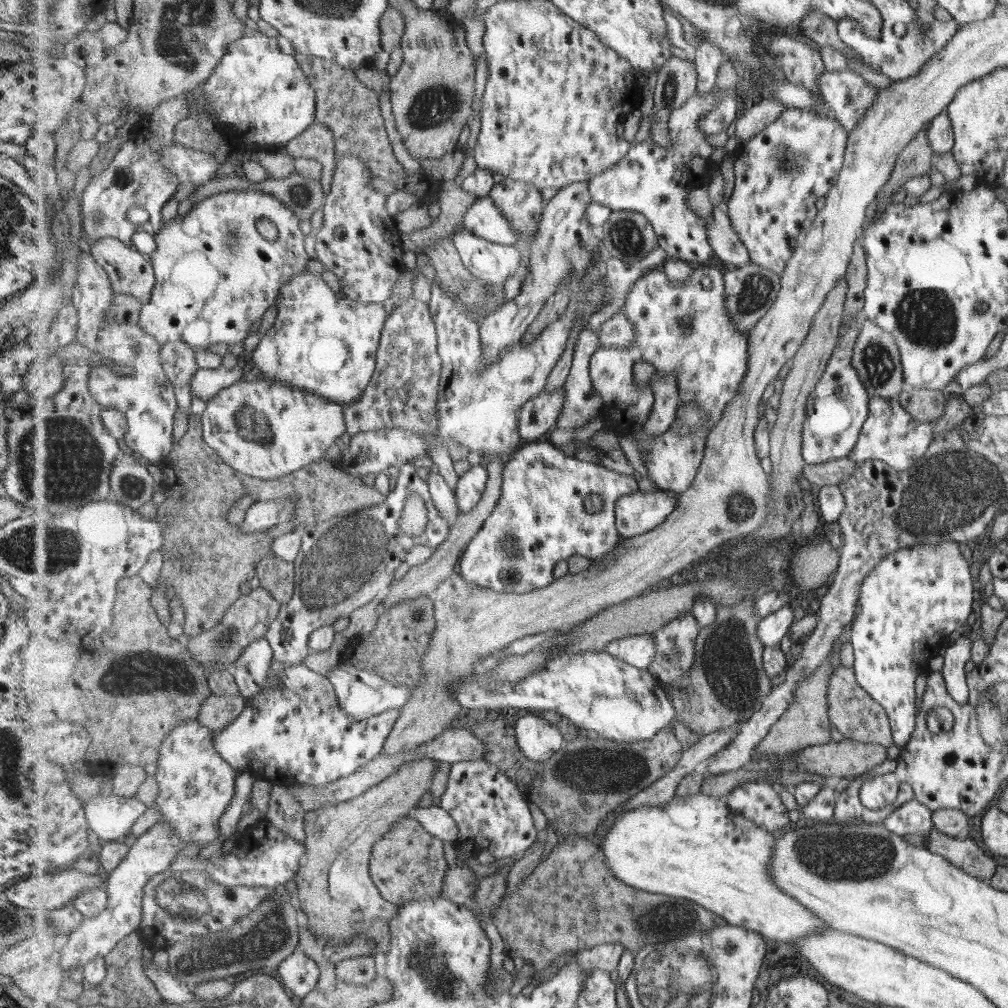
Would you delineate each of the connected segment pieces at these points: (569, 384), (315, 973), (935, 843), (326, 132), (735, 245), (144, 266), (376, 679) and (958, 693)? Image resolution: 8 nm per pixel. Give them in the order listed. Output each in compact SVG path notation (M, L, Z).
M583 327L579 333L579 339L575 341L575 353L573 353L573 364L566 380L564 388L566 389L565 405L563 405L563 413L557 419L556 428L583 428L587 426L593 418L601 416L603 409L603 399L598 395L598 391L594 386L594 379L590 375L590 362L594 354L598 352L602 346L601 337L599 337L599 330L591 329L591 327Z
M303 950L287 957L274 974L293 994L303 998L317 986L321 976L321 967L311 955Z
M933 828L925 834L925 848L941 855L948 863L965 871L967 875L987 880L995 871L995 862L987 858L977 844L971 840L955 840L955 837L935 831Z
M317 120L299 140L289 146L289 152L294 158L308 158L322 164L323 170L319 182L325 188L325 197L329 194L337 165L335 136L331 127Z
M727 204L707 220L707 232L711 236L712 251L723 263L743 268L751 262L747 246L741 242L737 230L731 224Z
M115 237L93 243L91 254L107 270L115 292L131 294L141 305L151 300L156 276L150 257Z
M339 664L331 673L329 678L334 683L334 688L338 694L339 704L343 710L355 720L365 721L369 718L381 714L391 708L401 709L405 706L413 692L412 687L399 687L392 680L388 680L385 676L378 672L371 672L367 669L359 670L355 666L349 664Z
M959 636L946 648L942 656L943 667L940 673L950 697L958 703L965 701L968 695L964 667L965 662L970 659L970 643L967 637Z

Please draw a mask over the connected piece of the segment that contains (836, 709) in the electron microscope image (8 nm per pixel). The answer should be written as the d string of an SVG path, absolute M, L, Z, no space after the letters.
M840 666L834 672L829 682L827 699L830 702L830 722L835 725L843 736L865 743L877 743L884 747L894 744L885 708L859 684L854 666L851 668Z

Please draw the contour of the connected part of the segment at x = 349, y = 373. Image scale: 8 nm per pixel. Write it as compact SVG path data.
M404 268L389 299L383 302L357 303L333 292L325 278L321 278L321 273L311 273L307 269L297 274L279 290L279 297L275 302L275 322L254 349L252 362L259 369L258 377L307 393L316 393L331 402L344 405L359 402L377 369L378 348L383 330L386 329L387 318L393 314L399 302L411 300L415 296L413 286L415 274L413 270Z

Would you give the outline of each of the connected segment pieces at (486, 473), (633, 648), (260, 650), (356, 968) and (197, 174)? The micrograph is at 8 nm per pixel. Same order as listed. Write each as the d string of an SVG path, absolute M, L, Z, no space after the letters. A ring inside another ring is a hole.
M486 461L473 465L460 476L456 490L456 500L460 512L472 511L482 500L482 496L490 481L490 470Z
M653 634L627 635L611 642L604 651L622 662L648 669L658 650L656 643L656 636Z
M267 638L255 641L242 653L232 670L240 694L252 699L267 686L274 653Z
M374 955L353 956L332 968L332 976L355 985L371 983L377 977Z
M180 145L162 151L161 163L178 175L180 182L192 185L205 185L217 176L221 163L211 154L183 148Z

